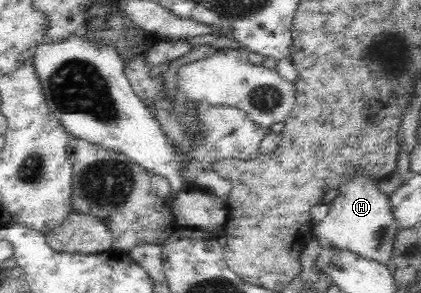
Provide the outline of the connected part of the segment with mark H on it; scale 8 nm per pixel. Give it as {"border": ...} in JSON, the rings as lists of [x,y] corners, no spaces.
{"border":[[[354,164],[346,179],[338,183],[336,187],[338,196],[328,205],[326,216],[315,222],[312,236],[324,244],[346,249],[386,265],[392,258],[393,240],[398,232],[389,197],[380,191],[377,185],[378,179],[365,172],[364,168],[358,167],[358,164]]]}

